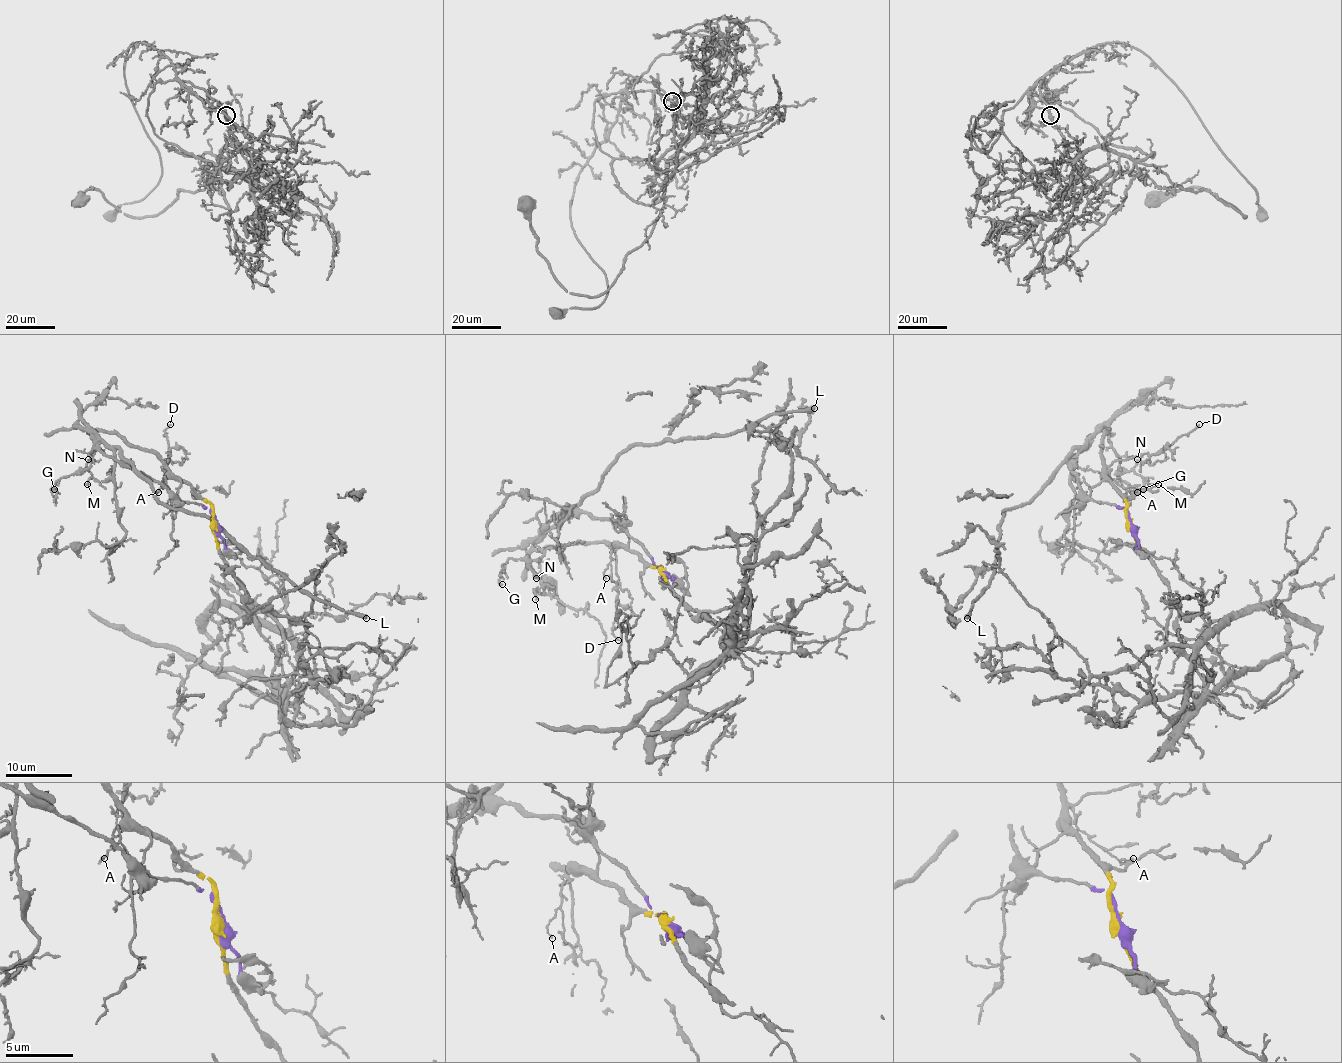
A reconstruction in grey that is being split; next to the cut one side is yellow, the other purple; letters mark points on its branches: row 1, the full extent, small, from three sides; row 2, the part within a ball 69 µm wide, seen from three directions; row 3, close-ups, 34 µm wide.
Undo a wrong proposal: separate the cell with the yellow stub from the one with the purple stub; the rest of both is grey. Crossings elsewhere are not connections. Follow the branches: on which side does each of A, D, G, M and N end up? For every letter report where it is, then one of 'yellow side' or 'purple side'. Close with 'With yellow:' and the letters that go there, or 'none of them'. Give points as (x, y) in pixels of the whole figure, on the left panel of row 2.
A: place (158, 492); yellow side
D: place (170, 424); yellow side
G: place (54, 489); yellow side
M: place (87, 484); yellow side
N: place (88, 459); yellow side
With yellow: A, D, G, M, N

